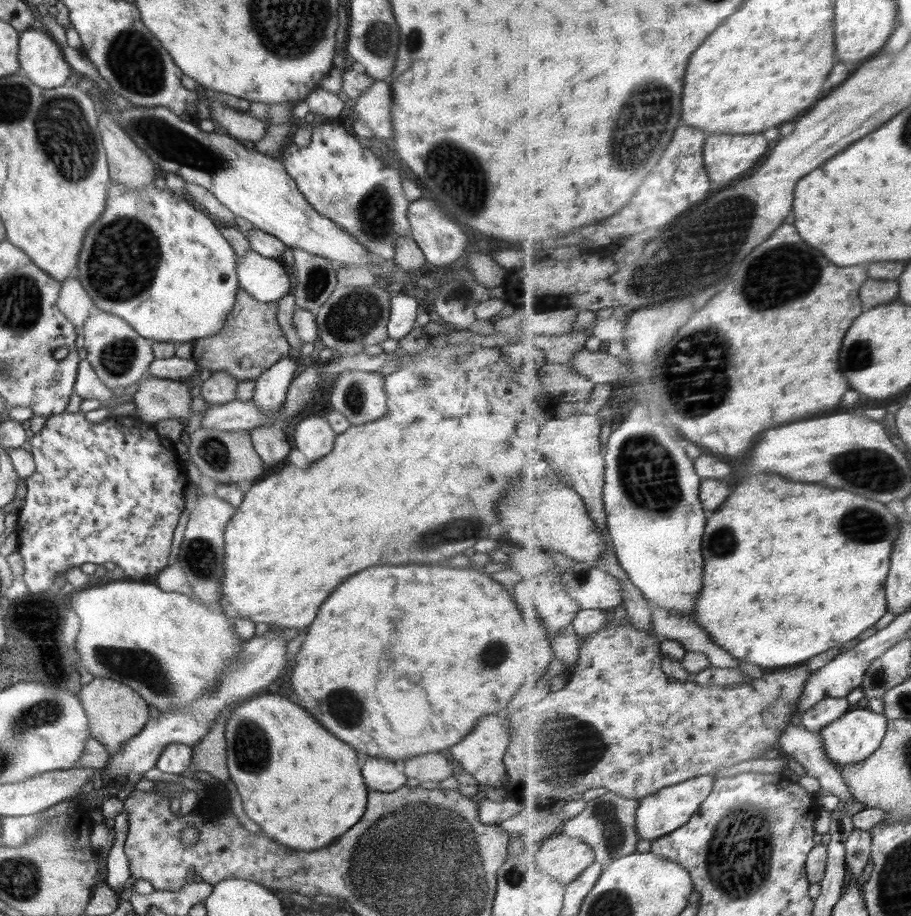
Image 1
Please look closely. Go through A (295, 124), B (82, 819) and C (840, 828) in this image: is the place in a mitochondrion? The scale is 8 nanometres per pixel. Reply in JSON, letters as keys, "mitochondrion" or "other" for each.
{"A":"other","B":"other","C":"other"}

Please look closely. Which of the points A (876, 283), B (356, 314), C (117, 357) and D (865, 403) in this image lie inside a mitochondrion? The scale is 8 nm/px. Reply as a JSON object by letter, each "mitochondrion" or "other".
{"A":"other","B":"mitochondrion","C":"mitochondrion","D":"other"}

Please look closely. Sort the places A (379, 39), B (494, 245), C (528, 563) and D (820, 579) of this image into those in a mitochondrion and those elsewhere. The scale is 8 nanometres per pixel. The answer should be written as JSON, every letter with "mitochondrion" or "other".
{"A":"mitochondrion","B":"other","C":"other","D":"other"}

